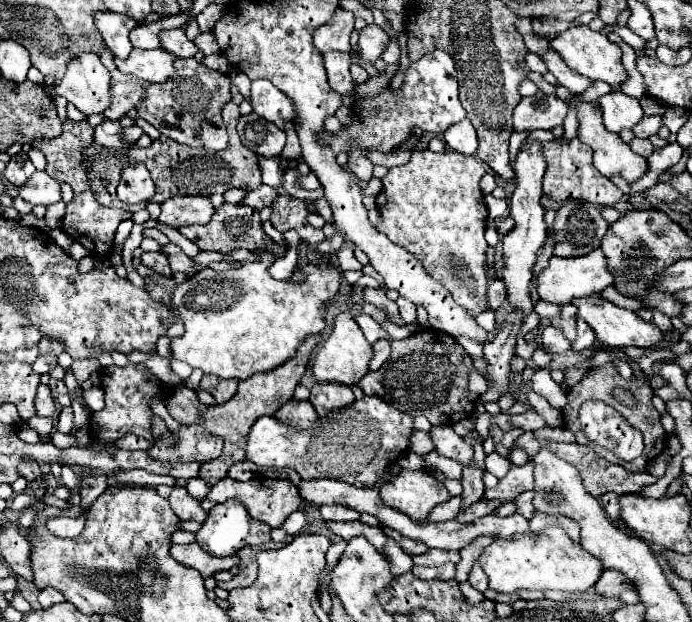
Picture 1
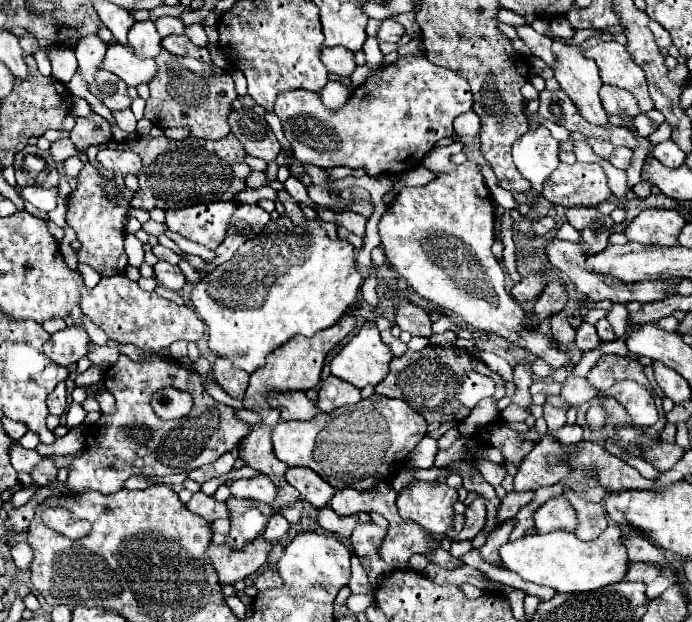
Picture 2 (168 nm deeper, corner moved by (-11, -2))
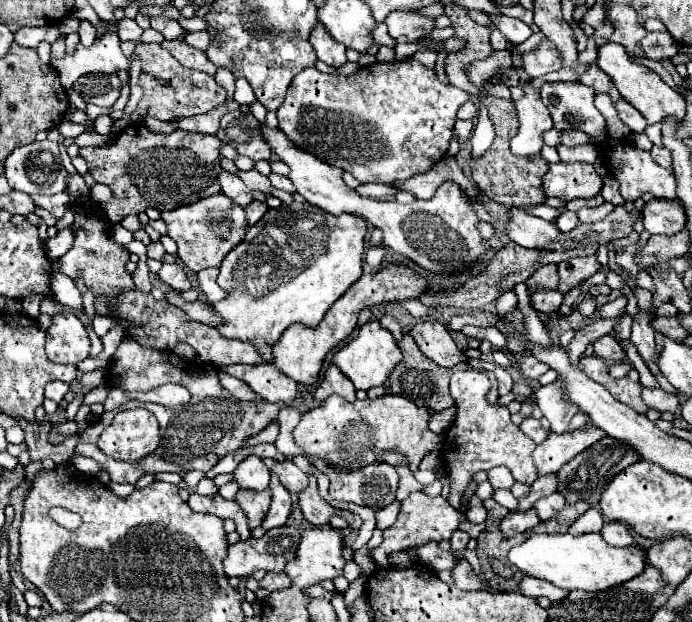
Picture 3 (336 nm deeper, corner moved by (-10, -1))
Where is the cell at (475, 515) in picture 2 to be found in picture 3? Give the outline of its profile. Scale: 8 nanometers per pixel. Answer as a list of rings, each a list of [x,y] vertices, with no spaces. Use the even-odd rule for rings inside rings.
[[[456,530],[456,532],[452,534],[452,538],[450,538],[452,550],[464,550],[466,544],[468,544],[468,540],[470,540],[468,532],[464,532],[464,530]]]

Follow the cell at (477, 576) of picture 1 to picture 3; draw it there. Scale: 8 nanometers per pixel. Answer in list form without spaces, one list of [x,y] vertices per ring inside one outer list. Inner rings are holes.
[[[526,510],[526,512],[510,512],[506,518],[502,518],[500,522],[500,530],[506,538],[518,534],[518,532],[526,532],[530,528],[534,528],[536,524],[540,524],[540,518],[536,514],[536,510]]]

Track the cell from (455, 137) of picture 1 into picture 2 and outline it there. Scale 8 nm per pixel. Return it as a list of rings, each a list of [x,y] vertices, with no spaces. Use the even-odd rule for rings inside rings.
[[[467,111],[455,119],[455,135],[461,139],[477,137],[479,129],[481,129],[481,125],[479,125],[479,117],[475,111]]]

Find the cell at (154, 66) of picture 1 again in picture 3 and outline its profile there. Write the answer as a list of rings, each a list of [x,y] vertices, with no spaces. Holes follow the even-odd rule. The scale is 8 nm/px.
[[[106,32],[100,36],[92,48],[78,44],[74,54],[66,54],[64,60],[52,60],[58,70],[58,78],[64,88],[70,88],[80,76],[90,72],[116,74],[118,70],[128,70],[128,58],[120,48],[120,38],[116,32]]]

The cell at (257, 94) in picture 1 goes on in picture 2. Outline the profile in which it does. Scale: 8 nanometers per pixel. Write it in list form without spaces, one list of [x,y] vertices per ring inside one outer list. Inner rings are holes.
[[[409,55],[399,57],[391,65],[381,65],[379,69],[375,69],[363,85],[353,89],[349,101],[337,111],[327,109],[321,101],[321,95],[307,89],[283,91],[277,97],[273,111],[281,119],[285,137],[301,163],[313,163],[321,169],[349,167],[337,163],[353,163],[351,169],[365,169],[365,173],[373,177],[373,175],[399,175],[403,171],[419,167],[423,157],[435,147],[439,139],[453,135],[455,117],[469,111],[471,105],[473,105],[471,89],[463,77],[459,77],[455,71],[451,73],[451,69],[429,63],[425,55]]]

